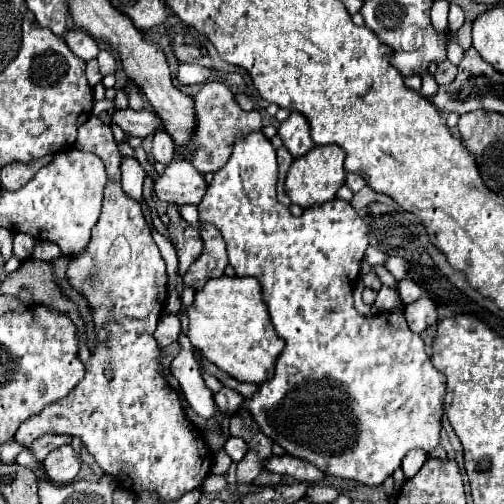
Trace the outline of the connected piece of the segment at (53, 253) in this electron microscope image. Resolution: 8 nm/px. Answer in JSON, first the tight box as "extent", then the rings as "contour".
{"extent":[31,241,61,261],"contour":[[[37,241],[31,257],[33,257],[33,259],[45,259],[45,261],[53,261],[53,259],[61,257],[61,249],[59,249],[57,245],[53,245],[51,241]]]}

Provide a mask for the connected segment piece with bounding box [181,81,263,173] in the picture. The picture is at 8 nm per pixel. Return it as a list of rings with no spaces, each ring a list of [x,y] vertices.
[[[205,83],[203,89],[195,95],[195,111],[197,111],[197,129],[195,137],[189,143],[189,147],[181,149],[181,159],[187,159],[195,165],[199,173],[213,173],[215,169],[221,169],[227,163],[227,157],[231,157],[231,149],[235,145],[237,135],[247,135],[249,131],[261,129],[261,115],[257,111],[243,111],[233,93],[223,83]]]

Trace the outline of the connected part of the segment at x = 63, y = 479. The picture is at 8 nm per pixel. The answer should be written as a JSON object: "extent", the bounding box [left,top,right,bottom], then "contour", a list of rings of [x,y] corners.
{"extent":[45,445,81,483],"contour":[[[63,445],[61,449],[53,449],[45,461],[45,471],[47,471],[47,477],[55,483],[71,483],[75,481],[79,469],[81,469],[81,463],[79,459],[75,457],[71,445]]]}

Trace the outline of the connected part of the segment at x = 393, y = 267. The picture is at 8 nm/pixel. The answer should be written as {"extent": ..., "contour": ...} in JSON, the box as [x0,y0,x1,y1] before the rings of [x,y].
{"extent":[383,257,407,279],"contour":[[[387,257],[387,261],[383,263],[383,267],[393,273],[395,279],[405,279],[407,277],[407,261],[401,257]]]}

